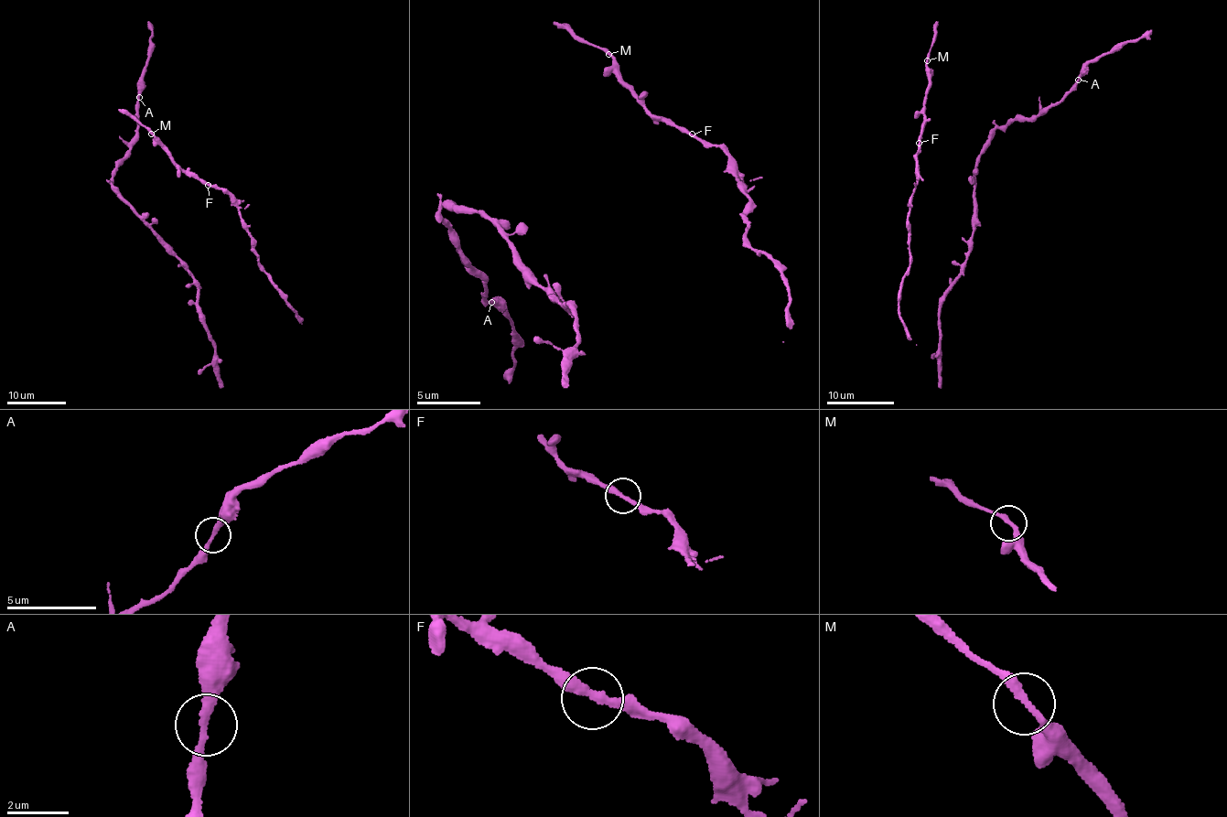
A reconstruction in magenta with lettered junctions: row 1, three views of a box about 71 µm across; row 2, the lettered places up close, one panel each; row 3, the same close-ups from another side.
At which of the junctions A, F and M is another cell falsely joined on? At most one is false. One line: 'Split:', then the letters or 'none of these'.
Split: none of these

